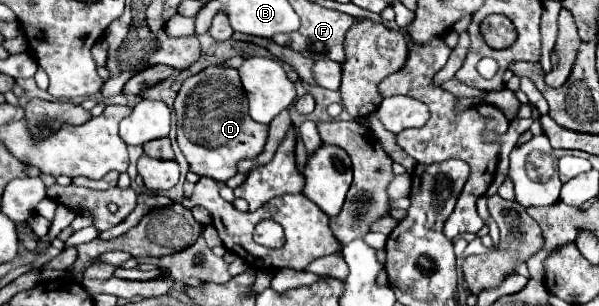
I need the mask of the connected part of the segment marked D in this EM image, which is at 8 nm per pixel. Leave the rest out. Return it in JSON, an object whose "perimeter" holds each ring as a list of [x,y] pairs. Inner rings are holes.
{"perimeter":[[[211,64],[199,74],[187,78],[177,92],[175,98],[175,112],[177,112],[177,144],[183,152],[183,156],[189,162],[189,170],[199,176],[211,176],[219,182],[225,182],[227,178],[237,174],[237,162],[243,158],[255,158],[263,152],[263,146],[267,142],[269,126],[255,122],[247,112],[247,94],[241,86],[239,72],[235,68],[229,68],[225,64]]]}

